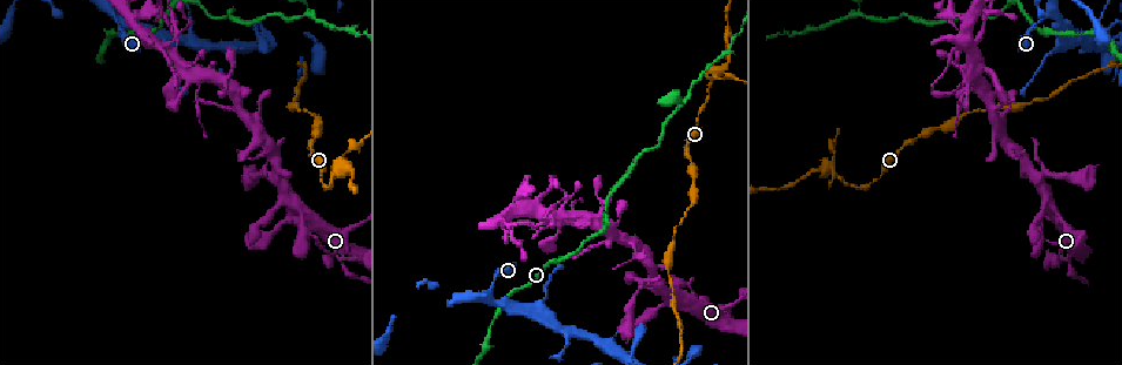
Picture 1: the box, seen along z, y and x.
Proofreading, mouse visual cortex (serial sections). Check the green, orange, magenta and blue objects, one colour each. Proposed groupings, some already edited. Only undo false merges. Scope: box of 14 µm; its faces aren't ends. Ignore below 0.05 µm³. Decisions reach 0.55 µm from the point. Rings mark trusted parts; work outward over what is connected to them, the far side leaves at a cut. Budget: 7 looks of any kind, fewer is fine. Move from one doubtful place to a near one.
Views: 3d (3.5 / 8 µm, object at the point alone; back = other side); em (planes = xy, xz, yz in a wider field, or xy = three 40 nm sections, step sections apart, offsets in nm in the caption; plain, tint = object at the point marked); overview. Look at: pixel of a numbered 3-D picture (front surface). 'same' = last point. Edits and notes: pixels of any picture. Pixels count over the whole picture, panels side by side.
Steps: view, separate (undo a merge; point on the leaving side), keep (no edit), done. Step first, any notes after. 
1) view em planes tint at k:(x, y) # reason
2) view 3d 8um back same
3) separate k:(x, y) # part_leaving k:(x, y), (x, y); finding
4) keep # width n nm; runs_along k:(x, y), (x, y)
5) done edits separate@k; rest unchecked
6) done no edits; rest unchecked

view 3d 3.5um at 1:(306, 14) # abrupt turn

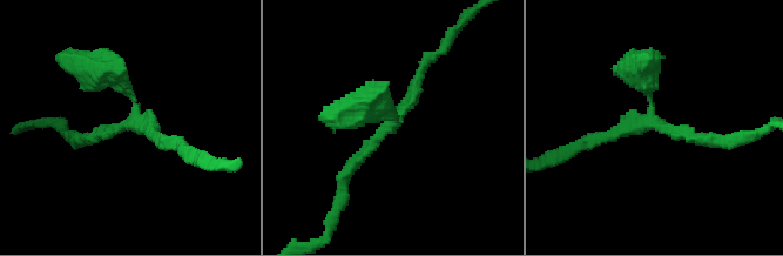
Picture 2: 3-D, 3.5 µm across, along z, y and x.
view em xy step 3 tint at 2:(134, 124)

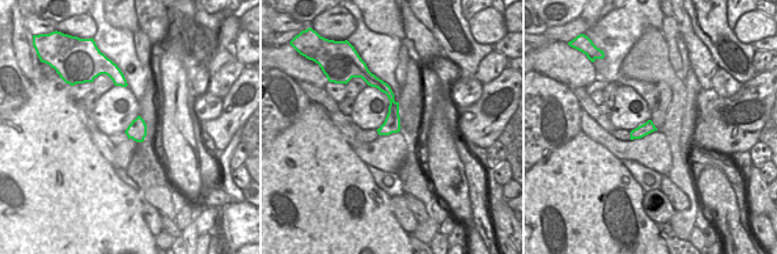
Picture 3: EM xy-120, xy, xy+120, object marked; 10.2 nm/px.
keep # arms 3; runs_along 2:(344, 176), (409, 105), (430, 59); one cell here

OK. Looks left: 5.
view 3d 3.5um at 1:(999, 135)

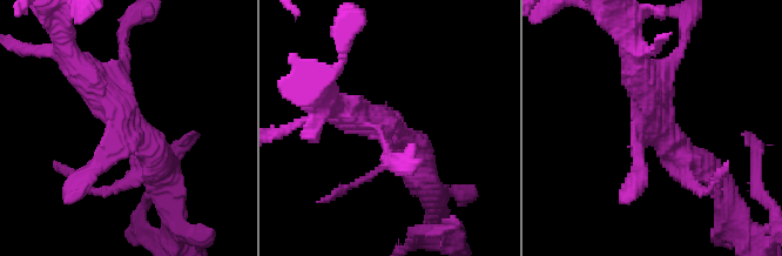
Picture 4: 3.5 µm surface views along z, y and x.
view em xy step 5 plain at 4:(657, 119) # need the tissue

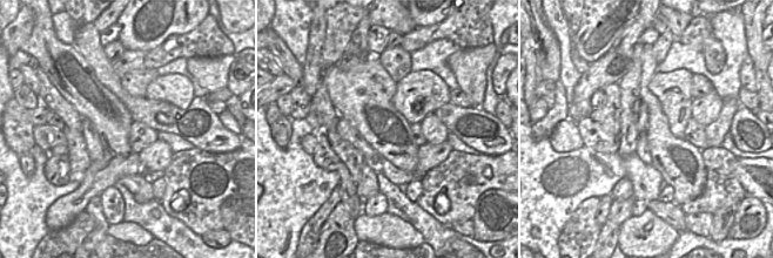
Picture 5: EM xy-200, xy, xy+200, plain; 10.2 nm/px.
view em xy step 5 tint same

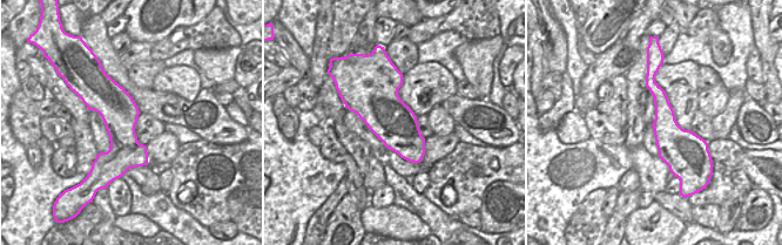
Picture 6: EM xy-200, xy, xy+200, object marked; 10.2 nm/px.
keep # arms 4; runs_along 4:(157, 166), (154, 150), (74, 60); one cell here

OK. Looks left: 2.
view 3d 3.5um at 1:(539, 209) # thick turns thin

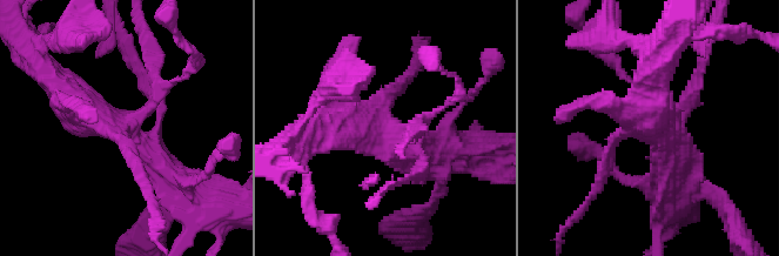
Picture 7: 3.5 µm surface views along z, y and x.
view em planes tint at 7:(385, 138) # now the EM

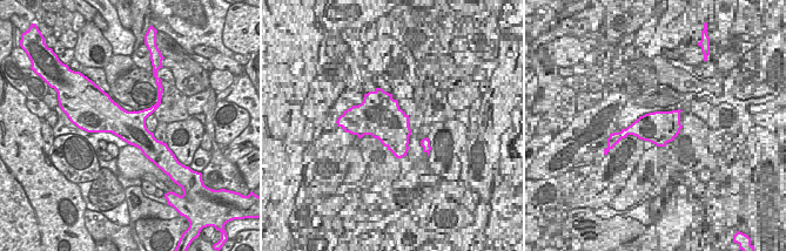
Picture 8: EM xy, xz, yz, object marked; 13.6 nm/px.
keep # runs_along 7:(182, 187), (62, 89); all the same cell

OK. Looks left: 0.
done no edits; rest unchecked

